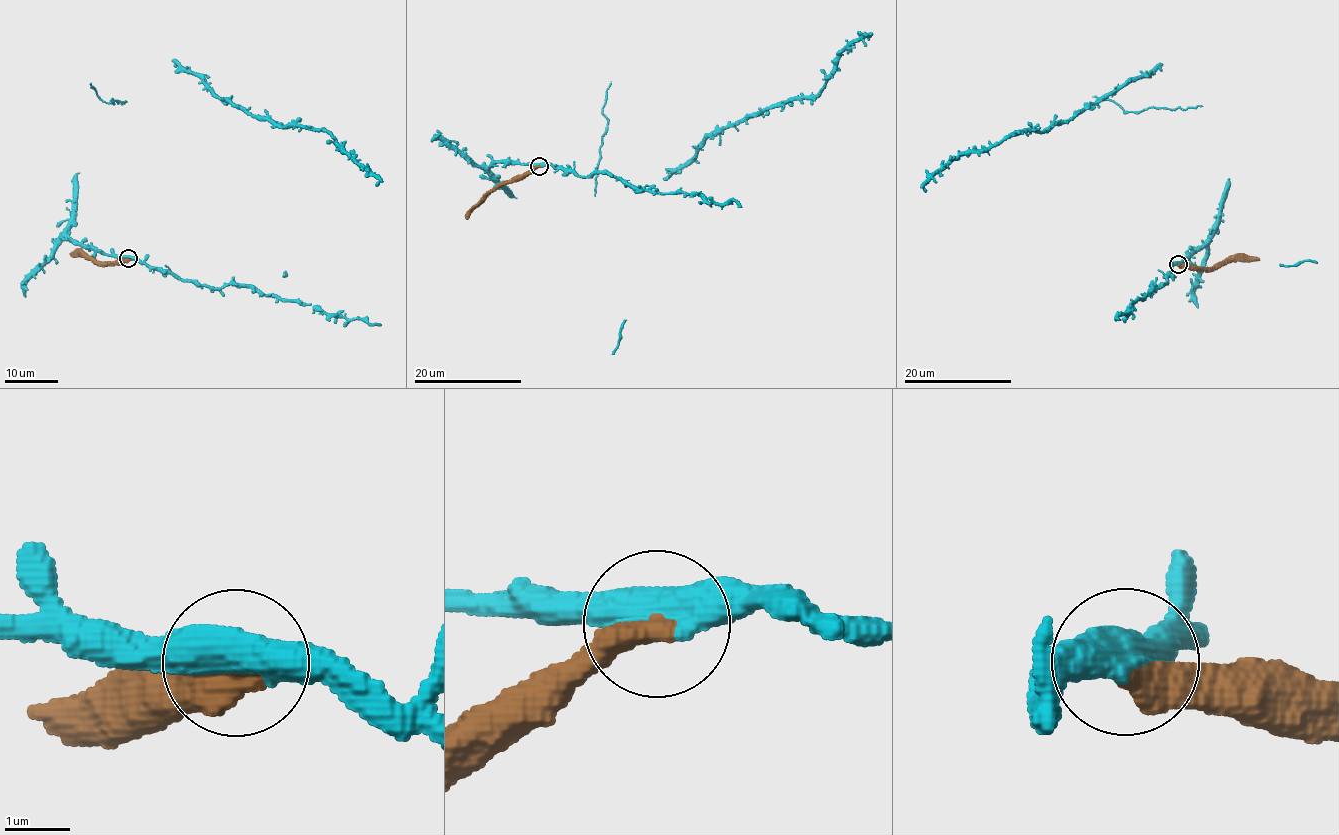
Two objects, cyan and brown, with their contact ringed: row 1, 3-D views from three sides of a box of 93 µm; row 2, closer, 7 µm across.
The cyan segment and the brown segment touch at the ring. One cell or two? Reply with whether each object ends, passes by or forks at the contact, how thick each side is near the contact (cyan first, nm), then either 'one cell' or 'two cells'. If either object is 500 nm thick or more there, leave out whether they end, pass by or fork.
550/500 nm | two cells

